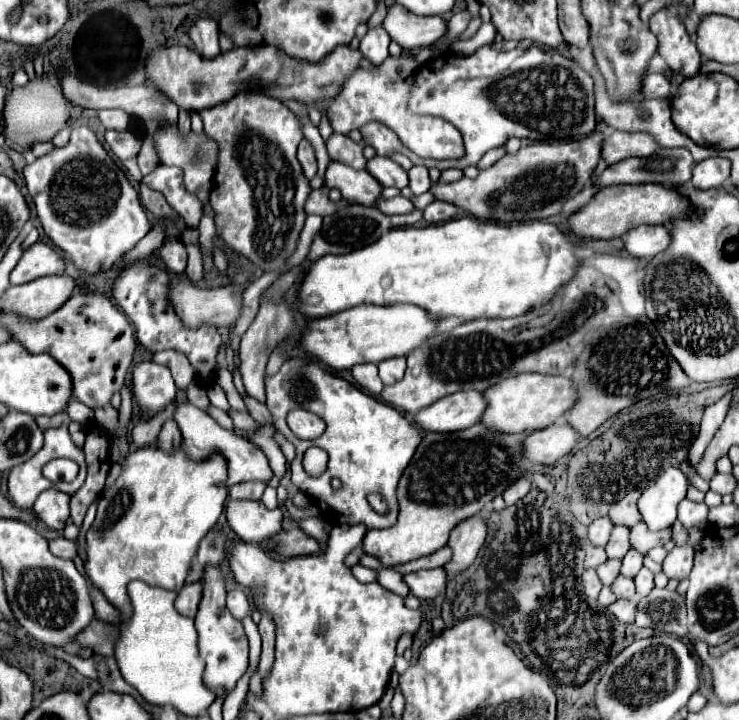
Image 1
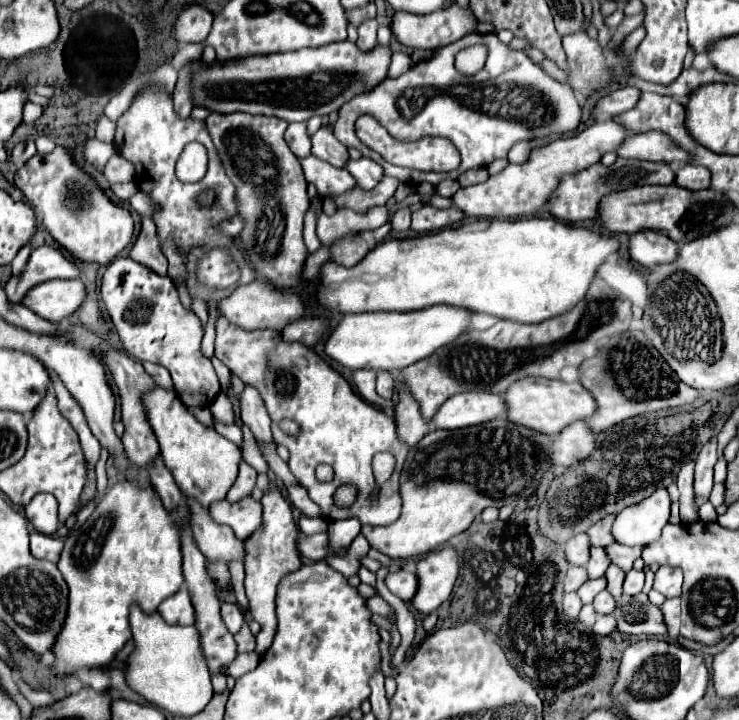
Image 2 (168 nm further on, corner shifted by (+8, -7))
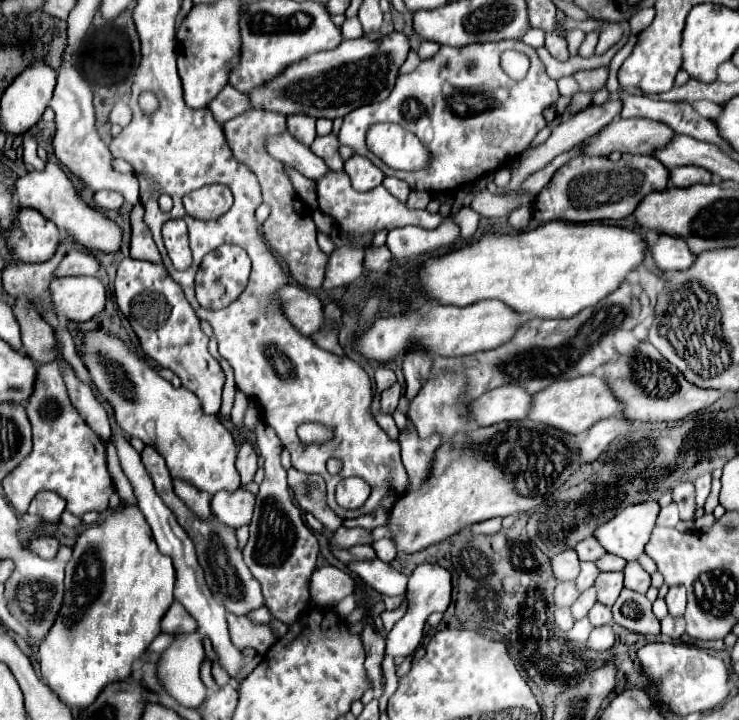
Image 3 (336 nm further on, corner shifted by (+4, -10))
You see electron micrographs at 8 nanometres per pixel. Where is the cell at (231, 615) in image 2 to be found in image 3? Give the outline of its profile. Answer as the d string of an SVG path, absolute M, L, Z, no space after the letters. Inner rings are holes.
M227 615L229 631L231 631L231 641L235 641L235 647L245 649L253 647L259 651L259 655L265 655L271 645L267 645L267 637L271 637L269 629L265 625L257 625L249 621L247 617L237 617L237 615Z

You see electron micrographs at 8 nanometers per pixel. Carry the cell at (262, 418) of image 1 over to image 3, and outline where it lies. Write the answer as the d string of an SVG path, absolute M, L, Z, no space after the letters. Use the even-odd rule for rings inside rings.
M289 469L287 477L289 487L293 489L293 495L301 509L313 513L329 531L335 531L343 525L343 519L327 507L327 491L321 475L307 475L299 473L297 469Z

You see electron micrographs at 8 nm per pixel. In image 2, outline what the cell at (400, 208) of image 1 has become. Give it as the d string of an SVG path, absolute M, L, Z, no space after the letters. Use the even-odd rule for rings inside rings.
M315 196L311 200L311 210L317 216L317 236L325 244L333 244L339 236L345 236L349 232L361 232L361 230L375 230L389 222L389 208L387 206L375 206L367 212L355 212L351 208L337 208L333 216L327 216L321 210L321 198Z

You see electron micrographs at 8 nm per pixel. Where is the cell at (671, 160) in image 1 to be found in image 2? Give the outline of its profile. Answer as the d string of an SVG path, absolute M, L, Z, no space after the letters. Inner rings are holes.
M617 158L617 162L611 166L593 164L591 168L575 174L575 176L565 176L563 184L555 190L555 196L551 196L551 200L549 200L549 212L559 220L583 222L583 220L591 220L597 216L597 204L609 192L627 190L633 186L645 186L645 184L669 186L673 182L675 182L675 172L665 162L643 162L643 160Z

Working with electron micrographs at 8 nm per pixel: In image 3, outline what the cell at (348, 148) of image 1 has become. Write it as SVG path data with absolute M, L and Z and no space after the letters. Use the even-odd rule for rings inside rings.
M329 133L329 135L323 135L323 137L317 135L309 149L311 149L315 155L319 155L319 157L327 163L329 169L341 171L341 169L343 169L343 159L341 159L337 147L339 147L339 139L337 139L337 135Z

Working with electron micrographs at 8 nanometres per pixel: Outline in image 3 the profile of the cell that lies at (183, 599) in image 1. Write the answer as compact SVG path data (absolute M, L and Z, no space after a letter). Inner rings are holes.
M175 601L169 607L169 611L165 613L165 617L161 621L161 629L163 629L163 633L179 635L179 633L193 633L197 627L195 627L195 619L191 619L187 609Z

